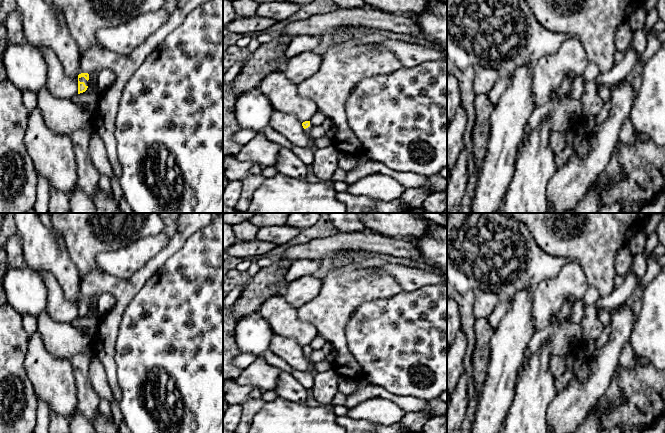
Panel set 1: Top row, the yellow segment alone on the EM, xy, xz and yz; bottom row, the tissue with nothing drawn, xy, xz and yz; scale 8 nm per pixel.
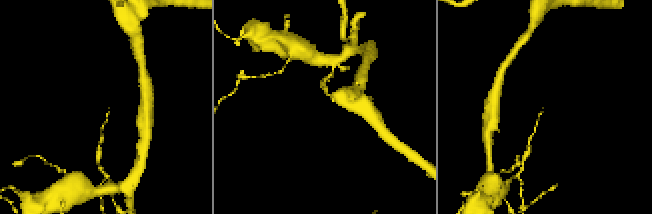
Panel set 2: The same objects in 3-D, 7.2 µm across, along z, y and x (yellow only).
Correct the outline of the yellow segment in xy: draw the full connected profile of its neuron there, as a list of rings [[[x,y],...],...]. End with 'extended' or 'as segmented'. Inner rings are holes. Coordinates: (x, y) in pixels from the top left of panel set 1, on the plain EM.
[[[81,297],[78,299],[78,318],[83,317],[87,314],[88,304],[89,304],[88,297]]] | extended

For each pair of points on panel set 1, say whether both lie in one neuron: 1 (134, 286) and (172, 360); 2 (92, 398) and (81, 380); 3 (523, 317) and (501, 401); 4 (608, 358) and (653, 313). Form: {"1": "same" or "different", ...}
{"1": "different", "2": "same", "3": "same", "4": "different"}

